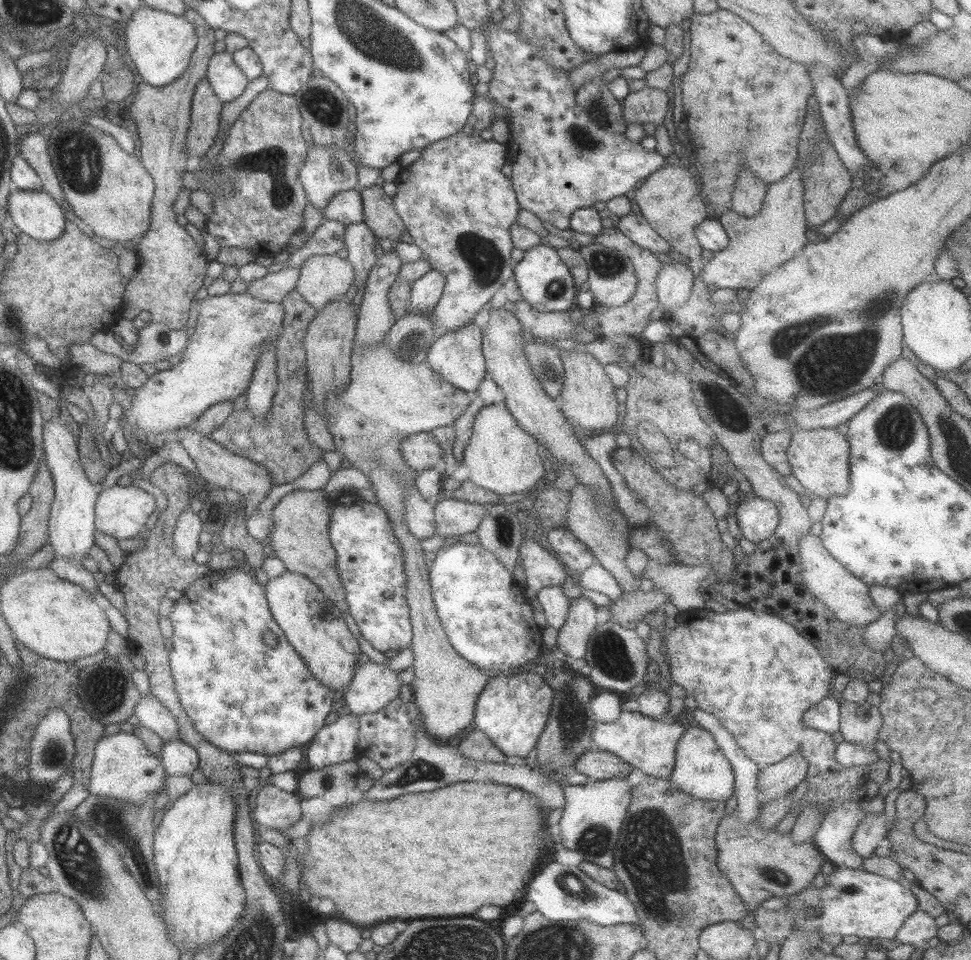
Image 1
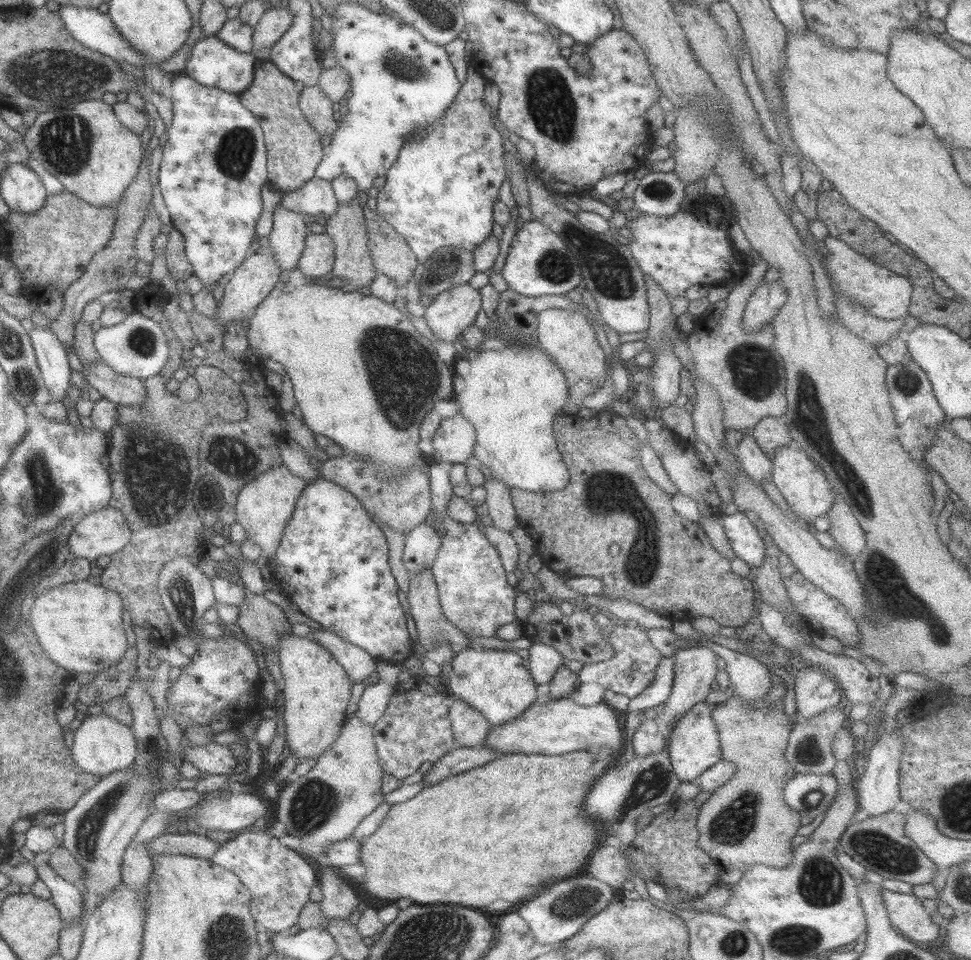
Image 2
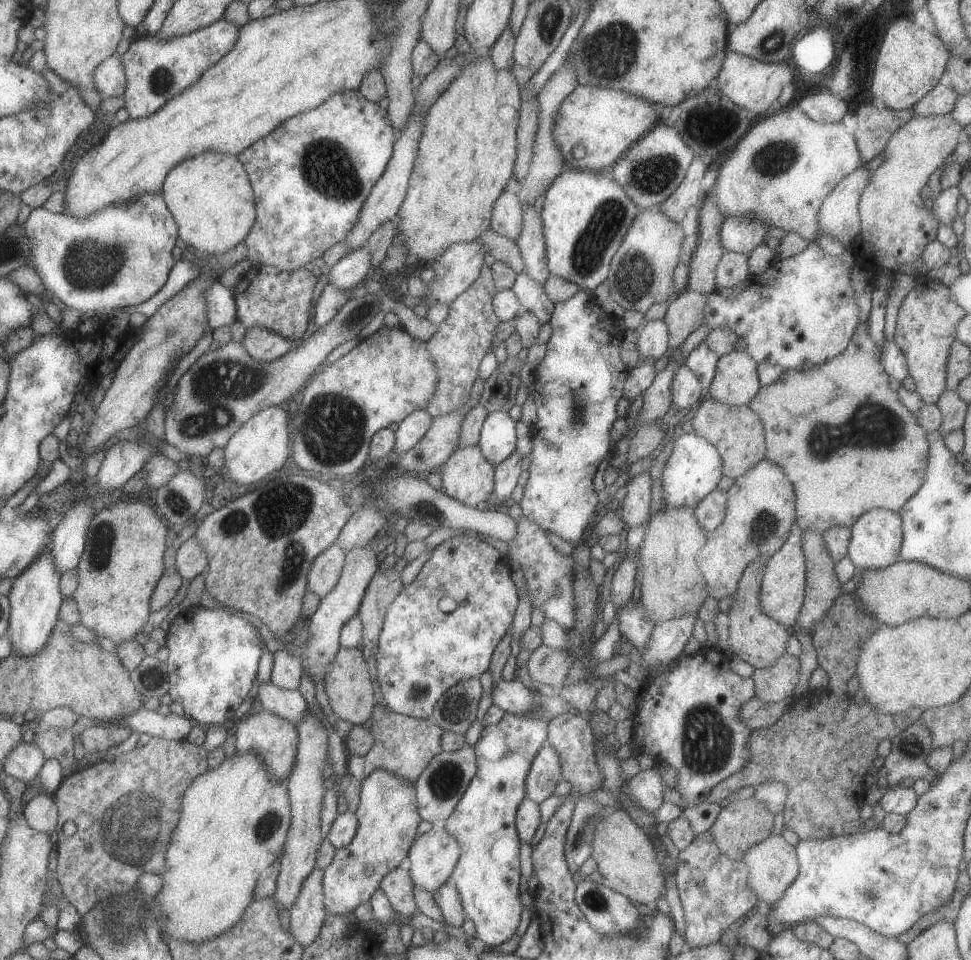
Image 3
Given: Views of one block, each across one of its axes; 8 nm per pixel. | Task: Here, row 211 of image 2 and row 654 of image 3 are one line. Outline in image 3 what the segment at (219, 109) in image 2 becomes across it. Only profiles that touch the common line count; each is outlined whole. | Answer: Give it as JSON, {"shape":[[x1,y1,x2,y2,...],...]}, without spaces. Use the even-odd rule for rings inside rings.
{"shape":[[202,605,181,611,168,630,170,656,166,662,169,695,182,704,184,714,208,728,235,720,235,712,250,694,257,679,265,646,260,632,232,607,213,610]]}

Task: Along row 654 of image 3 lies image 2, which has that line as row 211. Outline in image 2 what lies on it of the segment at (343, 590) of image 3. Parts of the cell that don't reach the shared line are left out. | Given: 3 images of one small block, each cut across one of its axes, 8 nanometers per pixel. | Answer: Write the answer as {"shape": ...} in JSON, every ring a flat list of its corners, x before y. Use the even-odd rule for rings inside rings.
{"shape":[[314,176,304,186,284,193,278,206,302,215,327,219,338,212,339,202,331,181]]}

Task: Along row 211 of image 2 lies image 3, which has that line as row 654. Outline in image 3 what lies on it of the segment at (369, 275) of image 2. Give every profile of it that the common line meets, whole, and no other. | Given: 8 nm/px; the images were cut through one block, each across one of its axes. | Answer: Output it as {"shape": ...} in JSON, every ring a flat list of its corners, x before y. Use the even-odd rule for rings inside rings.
{"shape":[[359,647,341,648,326,674,325,687,330,706,339,719,351,723,353,726,363,725,366,721,371,720,373,709,376,702,379,701,379,697,370,679,367,660]]}

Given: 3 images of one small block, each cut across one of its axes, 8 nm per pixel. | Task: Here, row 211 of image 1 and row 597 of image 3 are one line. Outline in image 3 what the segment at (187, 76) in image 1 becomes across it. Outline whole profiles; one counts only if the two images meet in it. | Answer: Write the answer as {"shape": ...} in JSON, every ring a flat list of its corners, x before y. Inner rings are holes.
{"shape":[[173,547,166,548,163,557,165,570,152,594,151,612,159,611,168,605,182,586,183,579,176,571,175,566,176,556,177,550]]}

